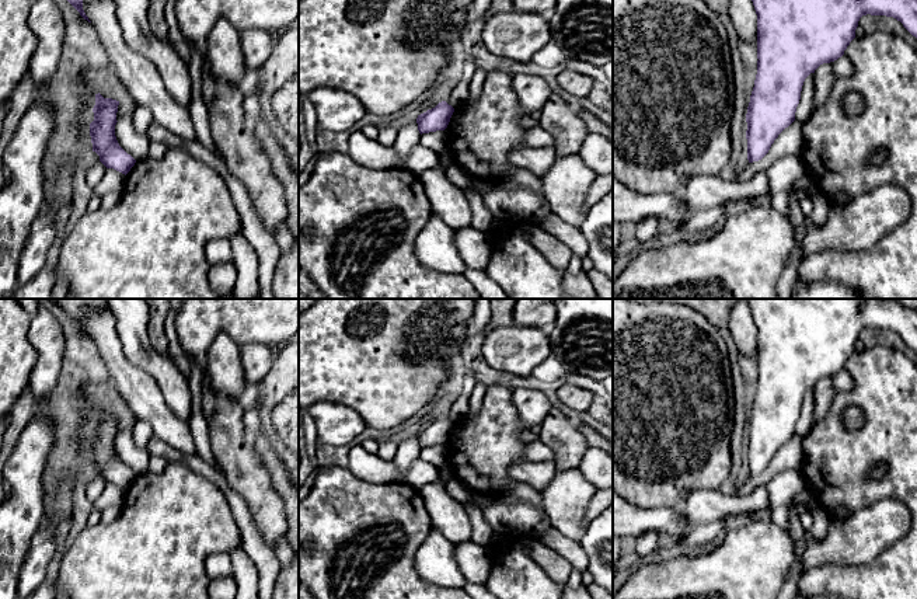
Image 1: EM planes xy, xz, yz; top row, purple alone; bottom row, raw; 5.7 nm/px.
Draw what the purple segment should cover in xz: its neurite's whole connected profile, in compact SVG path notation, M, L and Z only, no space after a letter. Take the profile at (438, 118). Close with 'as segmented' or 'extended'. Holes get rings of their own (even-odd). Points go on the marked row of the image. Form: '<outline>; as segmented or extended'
M446 101L439 102L435 108L418 115L416 123L419 133L444 130L450 122L454 108Z; as segmented

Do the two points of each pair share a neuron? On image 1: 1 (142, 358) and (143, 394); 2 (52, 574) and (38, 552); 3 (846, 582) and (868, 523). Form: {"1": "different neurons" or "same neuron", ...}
{"1": "different neurons", "2": "different neurons", "3": "different neurons"}

